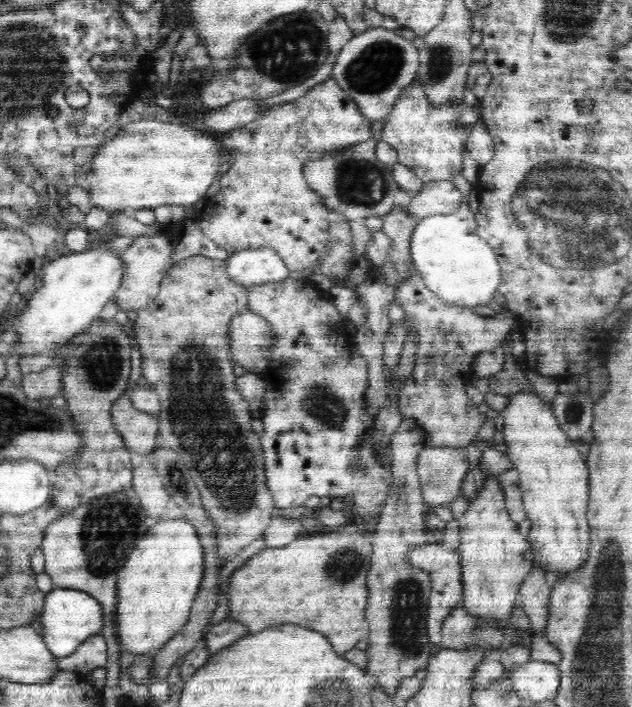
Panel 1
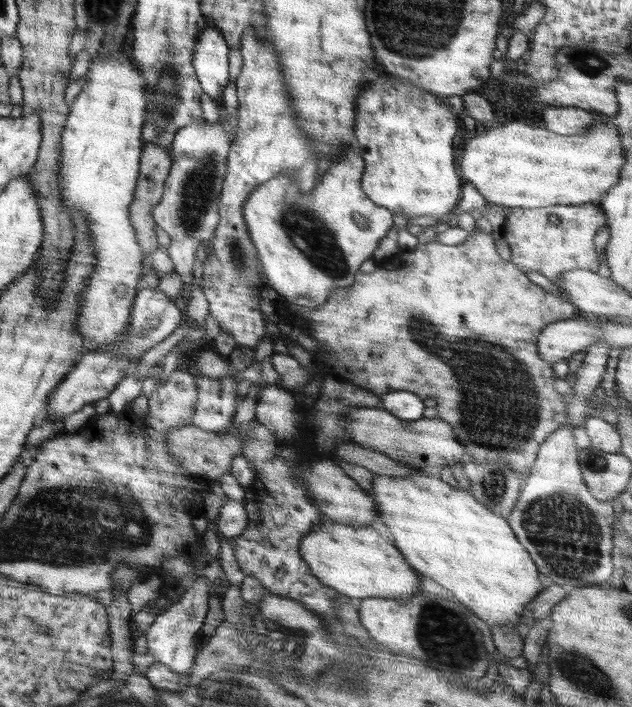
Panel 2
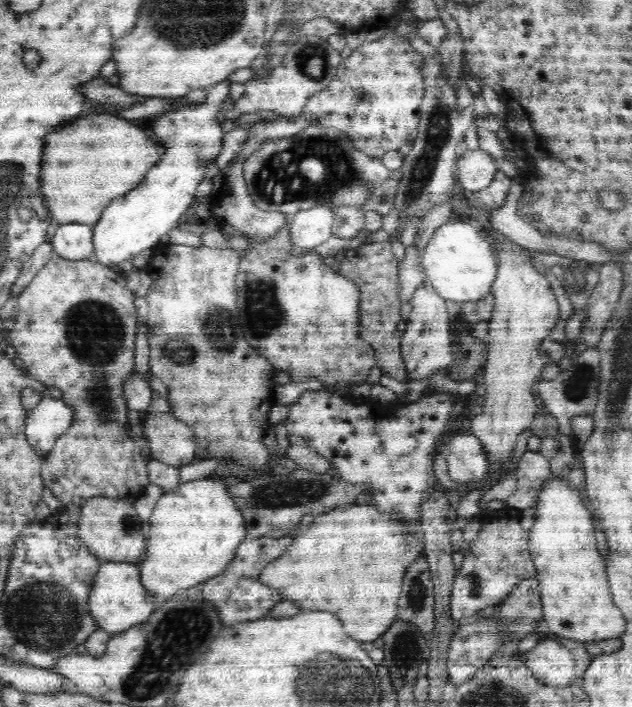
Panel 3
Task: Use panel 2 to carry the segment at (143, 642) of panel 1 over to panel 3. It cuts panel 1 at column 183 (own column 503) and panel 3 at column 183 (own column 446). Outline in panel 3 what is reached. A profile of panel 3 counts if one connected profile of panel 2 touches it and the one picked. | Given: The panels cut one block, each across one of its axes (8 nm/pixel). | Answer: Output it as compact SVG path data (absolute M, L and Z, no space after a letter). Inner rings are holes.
M212 474L202 480L182 482L174 491L164 492L148 519L149 532L147 552L140 560L140 580L143 587L157 598L166 602L180 588L188 589L218 576L234 558L236 550L246 539L247 525L236 502L228 495L227 484Z

